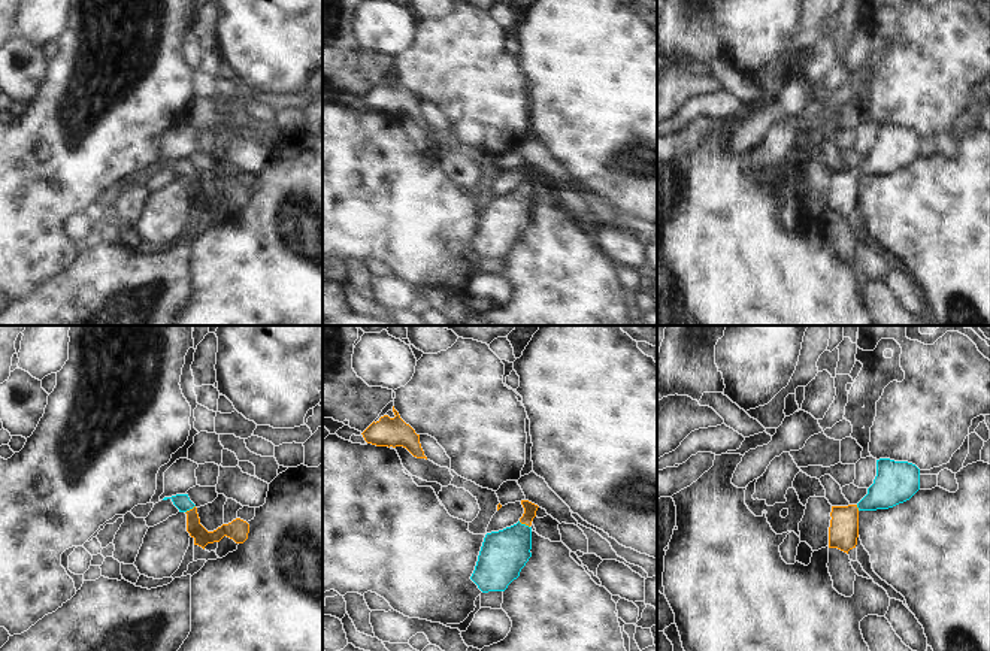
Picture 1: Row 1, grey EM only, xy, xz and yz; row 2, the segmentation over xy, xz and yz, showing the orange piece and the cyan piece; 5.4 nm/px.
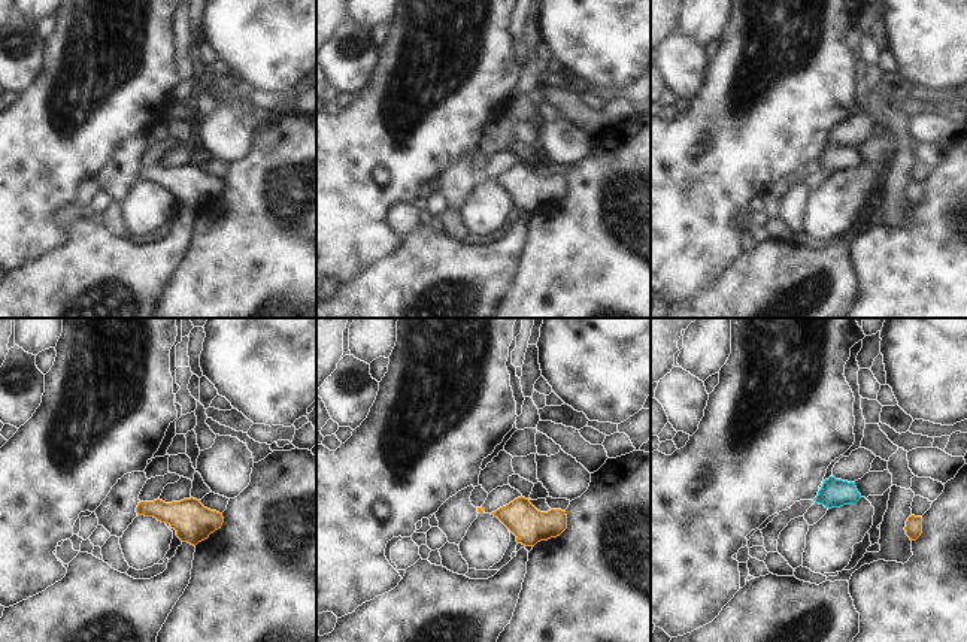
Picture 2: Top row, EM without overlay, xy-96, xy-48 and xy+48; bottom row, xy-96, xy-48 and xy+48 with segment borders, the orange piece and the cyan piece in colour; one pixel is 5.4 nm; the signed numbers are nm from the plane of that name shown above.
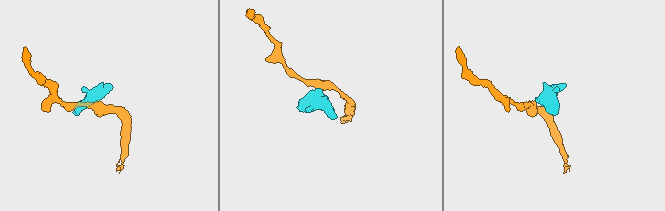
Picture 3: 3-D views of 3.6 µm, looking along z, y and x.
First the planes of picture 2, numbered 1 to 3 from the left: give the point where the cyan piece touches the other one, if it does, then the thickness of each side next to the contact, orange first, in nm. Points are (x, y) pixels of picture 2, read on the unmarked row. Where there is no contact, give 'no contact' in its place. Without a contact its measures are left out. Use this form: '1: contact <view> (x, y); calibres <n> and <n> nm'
1: no contact
2: no contact
3: no contact

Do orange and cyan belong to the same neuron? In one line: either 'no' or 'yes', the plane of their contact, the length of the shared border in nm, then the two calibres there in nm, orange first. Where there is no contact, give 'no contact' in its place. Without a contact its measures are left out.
yes; contact in xz; length 70 nm; calibres 70 and 240 nm

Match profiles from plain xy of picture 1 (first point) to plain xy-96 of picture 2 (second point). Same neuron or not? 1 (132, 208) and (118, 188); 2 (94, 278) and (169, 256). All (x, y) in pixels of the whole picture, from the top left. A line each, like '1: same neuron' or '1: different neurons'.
1: same neuron
2: same neuron

